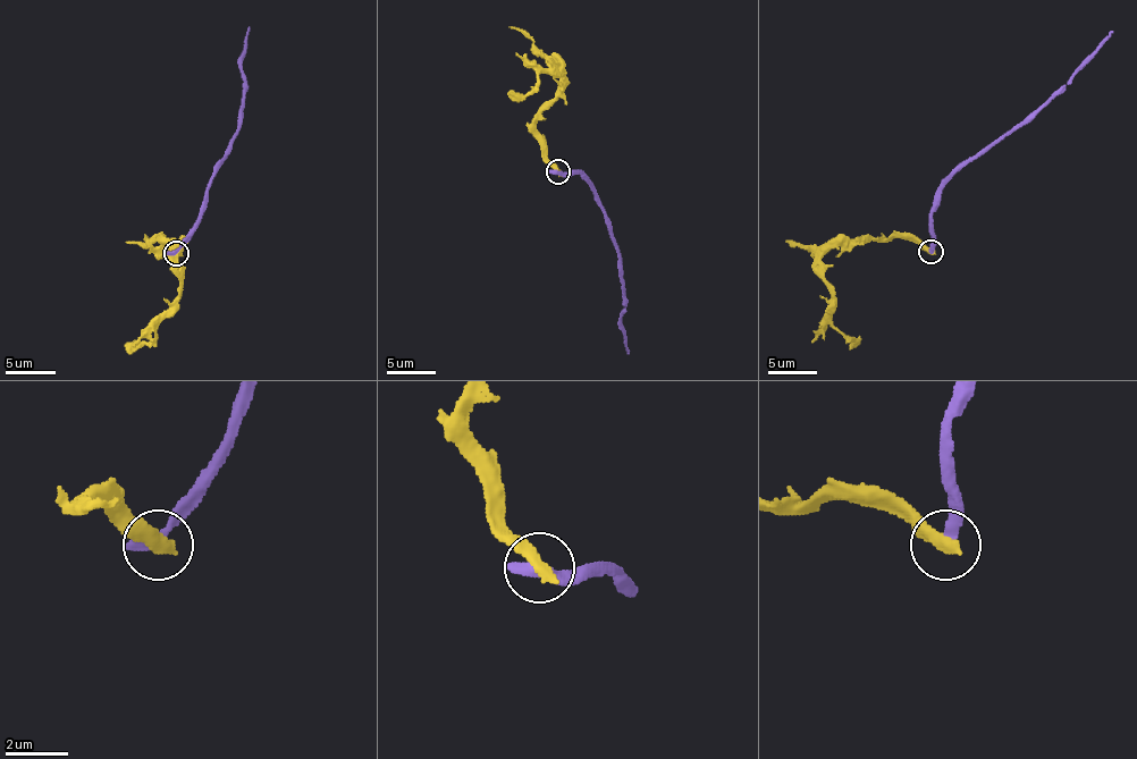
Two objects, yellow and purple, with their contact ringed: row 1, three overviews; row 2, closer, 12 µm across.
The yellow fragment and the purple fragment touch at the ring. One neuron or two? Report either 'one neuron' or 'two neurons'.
two neurons

